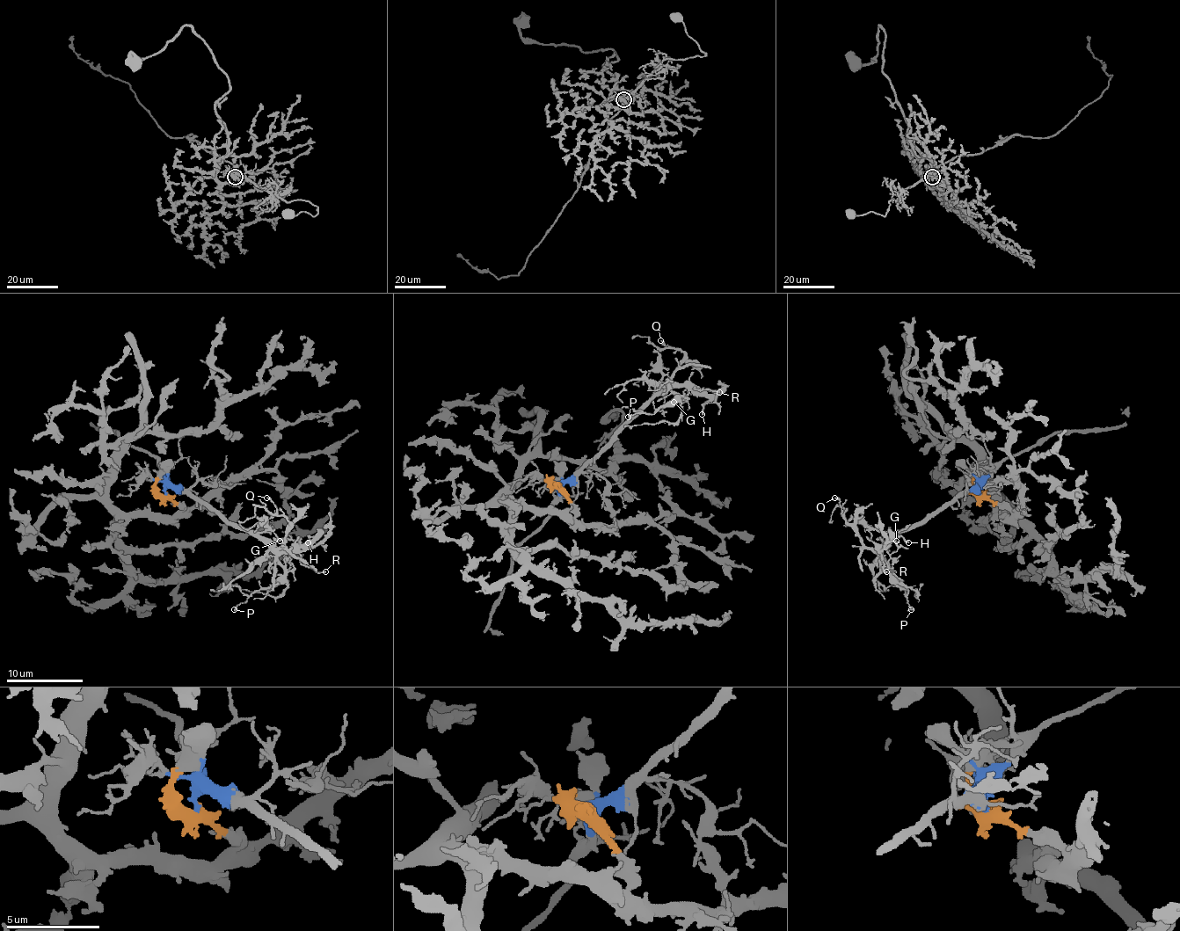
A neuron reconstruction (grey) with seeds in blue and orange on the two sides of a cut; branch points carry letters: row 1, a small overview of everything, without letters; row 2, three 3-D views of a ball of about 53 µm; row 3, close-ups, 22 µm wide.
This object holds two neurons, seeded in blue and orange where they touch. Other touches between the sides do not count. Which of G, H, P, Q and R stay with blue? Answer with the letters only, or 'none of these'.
G, H, P, Q, R

